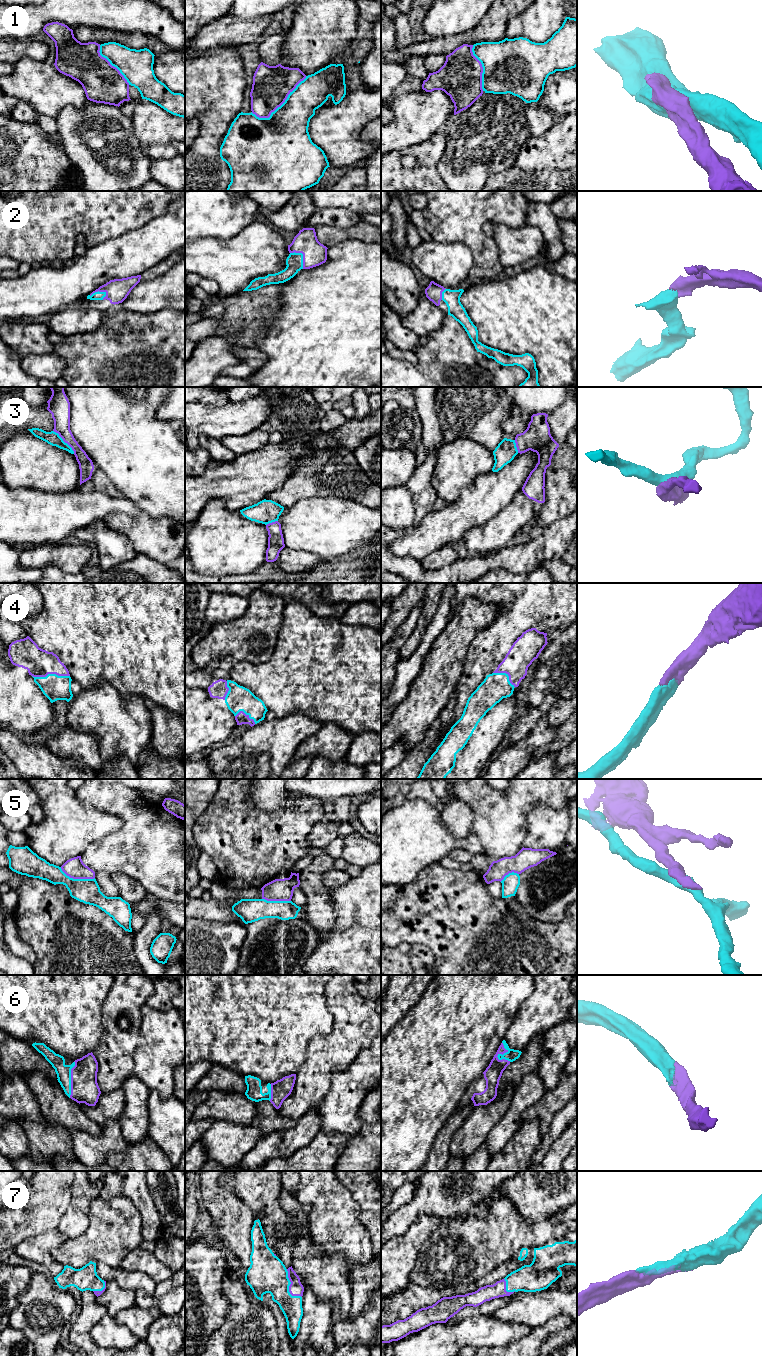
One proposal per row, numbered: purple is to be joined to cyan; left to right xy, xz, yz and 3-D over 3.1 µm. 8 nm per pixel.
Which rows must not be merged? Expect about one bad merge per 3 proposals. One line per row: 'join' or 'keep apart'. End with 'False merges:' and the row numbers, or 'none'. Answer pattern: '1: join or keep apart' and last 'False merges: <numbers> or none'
1: keep apart
2: join
3: keep apart
4: join
5: keep apart
6: join
7: join
False merges: 1, 3, 5

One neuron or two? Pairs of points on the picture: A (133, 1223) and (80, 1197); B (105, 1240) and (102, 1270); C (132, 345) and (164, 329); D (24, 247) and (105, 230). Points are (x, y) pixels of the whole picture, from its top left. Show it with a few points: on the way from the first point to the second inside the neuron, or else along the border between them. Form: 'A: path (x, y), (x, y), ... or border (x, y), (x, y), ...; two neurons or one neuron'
A: border (99, 1197), (96, 1197), (90, 1205), (88, 1225); two neurons
B: border (98, 1261), (102, 1261), (111, 1267), (119, 1267); two neurons
C: path (140, 345), (148, 345), (156, 337); one neuron
D: path (44, 227), (48, 223), (85, 224); one neuron

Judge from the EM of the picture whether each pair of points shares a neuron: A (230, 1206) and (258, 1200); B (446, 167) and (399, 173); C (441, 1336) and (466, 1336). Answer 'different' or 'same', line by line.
A: different
B: different
C: same

